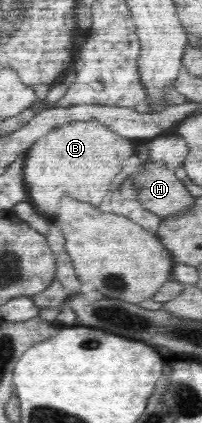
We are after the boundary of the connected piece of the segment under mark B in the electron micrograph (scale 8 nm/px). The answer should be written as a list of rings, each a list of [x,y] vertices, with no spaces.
[[[96,120],[68,122],[55,127],[26,154],[23,179],[30,203],[43,217],[56,215],[62,196],[100,206],[114,176],[122,172],[126,162],[135,161],[136,147],[137,141],[121,138]]]

